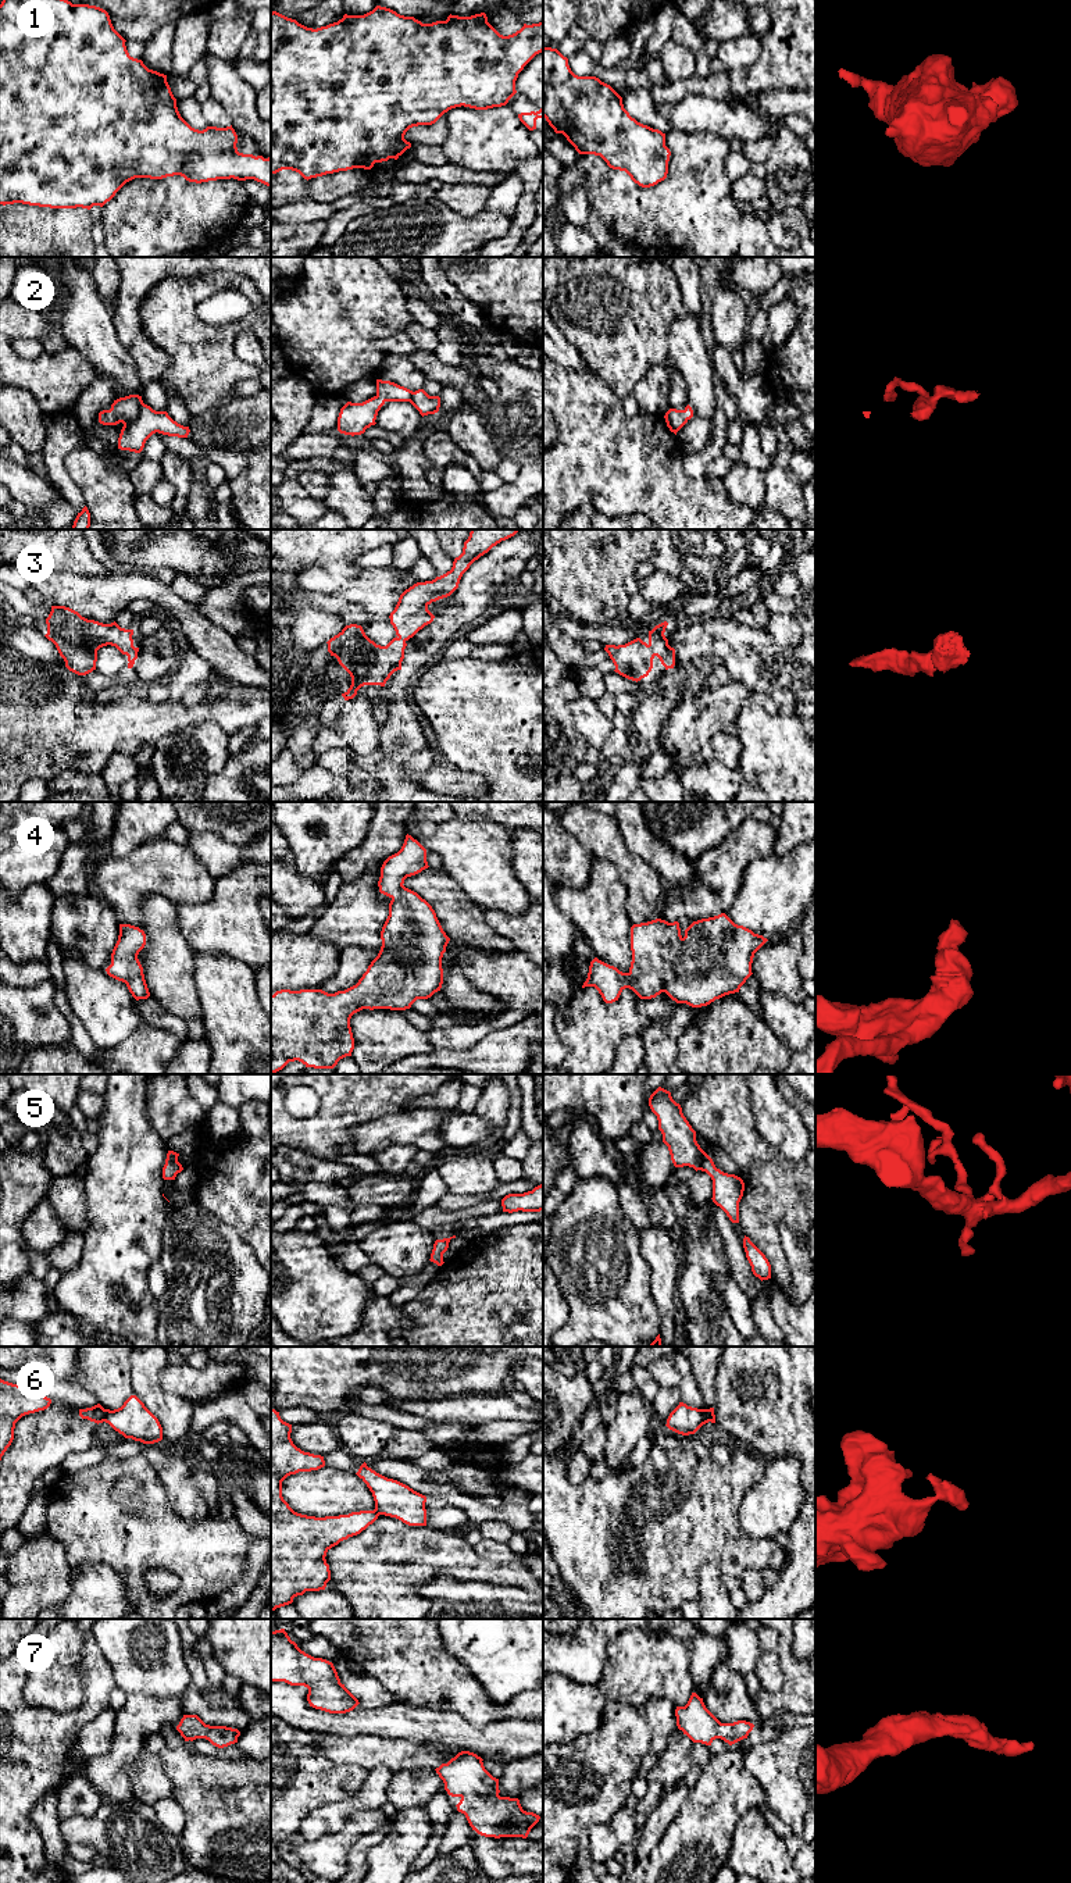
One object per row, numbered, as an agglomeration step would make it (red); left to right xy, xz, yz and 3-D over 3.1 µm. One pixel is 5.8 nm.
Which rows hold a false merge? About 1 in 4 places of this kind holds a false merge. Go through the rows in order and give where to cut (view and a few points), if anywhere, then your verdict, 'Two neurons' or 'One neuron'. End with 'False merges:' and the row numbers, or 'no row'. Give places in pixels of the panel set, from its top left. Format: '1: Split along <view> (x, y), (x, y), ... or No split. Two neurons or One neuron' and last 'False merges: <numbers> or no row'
1: No split. One neuron
2: No split. One neuron
3: No split. One neuron
4: No split. One neuron
5: No split. One neuron
6: Split along xy (107, 1409), (103, 1420). Two neurons
7: No split. One neuron
False merges: 6

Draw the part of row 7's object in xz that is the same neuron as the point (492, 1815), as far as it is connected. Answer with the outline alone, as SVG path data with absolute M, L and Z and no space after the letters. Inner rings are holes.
M461 1751L447 1763L436 1768L445 1783L445 1790L451 1797L460 1797L457 1811L464 1814L472 1830L485 1837L522 1837L526 1839L540 1816L522 1809L518 1798L500 1797L499 1779L493 1777L483 1766L483 1759L474 1752Z

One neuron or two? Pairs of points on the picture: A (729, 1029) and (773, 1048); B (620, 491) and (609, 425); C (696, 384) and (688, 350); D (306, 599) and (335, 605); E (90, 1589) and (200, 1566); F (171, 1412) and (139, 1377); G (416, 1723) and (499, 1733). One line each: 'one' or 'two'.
A: one
B: one
C: one
D: one
E: two
F: one
G: one

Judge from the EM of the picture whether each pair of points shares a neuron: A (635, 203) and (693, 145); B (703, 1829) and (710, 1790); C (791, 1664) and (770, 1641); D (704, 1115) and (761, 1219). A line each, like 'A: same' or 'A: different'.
A: same
B: same
C: different
D: same

